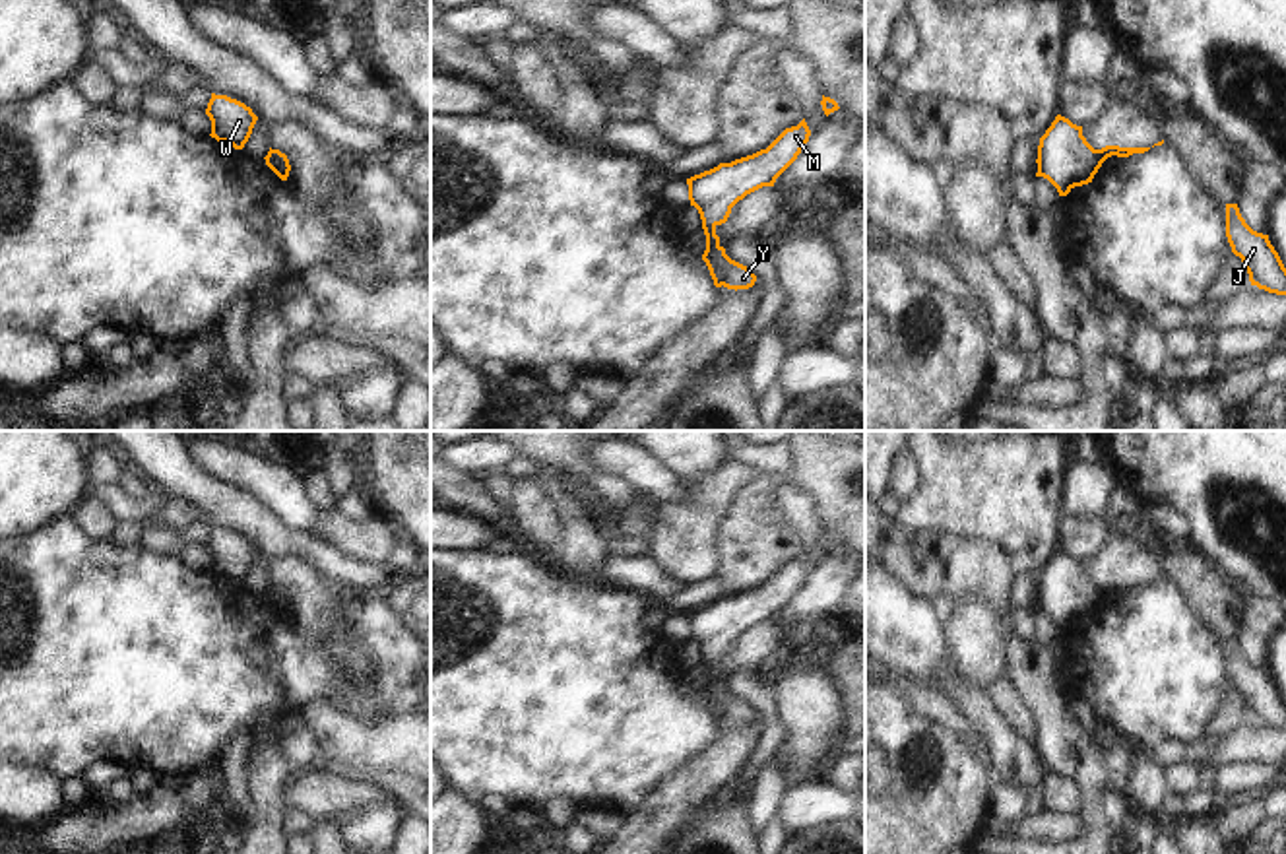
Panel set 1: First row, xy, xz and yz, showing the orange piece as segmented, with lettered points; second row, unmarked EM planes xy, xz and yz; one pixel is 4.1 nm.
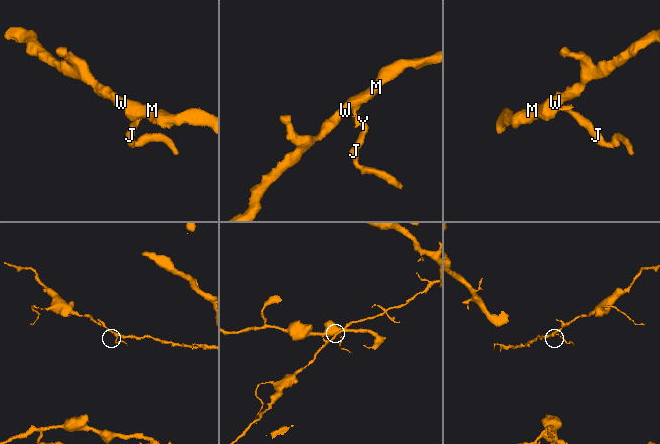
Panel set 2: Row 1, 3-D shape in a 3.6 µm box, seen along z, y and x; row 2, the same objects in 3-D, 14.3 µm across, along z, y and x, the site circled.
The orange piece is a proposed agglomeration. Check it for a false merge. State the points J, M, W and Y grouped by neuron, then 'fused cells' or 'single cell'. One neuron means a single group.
J Y / M W | fused cells

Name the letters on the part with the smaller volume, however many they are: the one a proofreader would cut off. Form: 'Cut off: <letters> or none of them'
Cut off: J, Y

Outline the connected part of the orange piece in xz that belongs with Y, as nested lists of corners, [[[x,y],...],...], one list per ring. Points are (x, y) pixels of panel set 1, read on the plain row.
[[[716,662],[704,666],[706,670],[706,685],[702,695],[706,697],[710,710],[716,722],[727,724],[749,724],[755,720],[756,710],[743,699],[731,695],[725,689],[725,683],[720,679],[720,672],[716,670]]]

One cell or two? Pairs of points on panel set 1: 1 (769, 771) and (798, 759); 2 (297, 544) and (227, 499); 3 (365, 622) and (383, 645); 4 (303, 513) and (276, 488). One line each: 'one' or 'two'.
1: two
2: one
3: one
4: one

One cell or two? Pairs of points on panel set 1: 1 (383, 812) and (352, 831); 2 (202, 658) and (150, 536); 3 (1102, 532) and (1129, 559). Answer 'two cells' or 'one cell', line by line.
1: one cell
2: two cells
3: two cells

